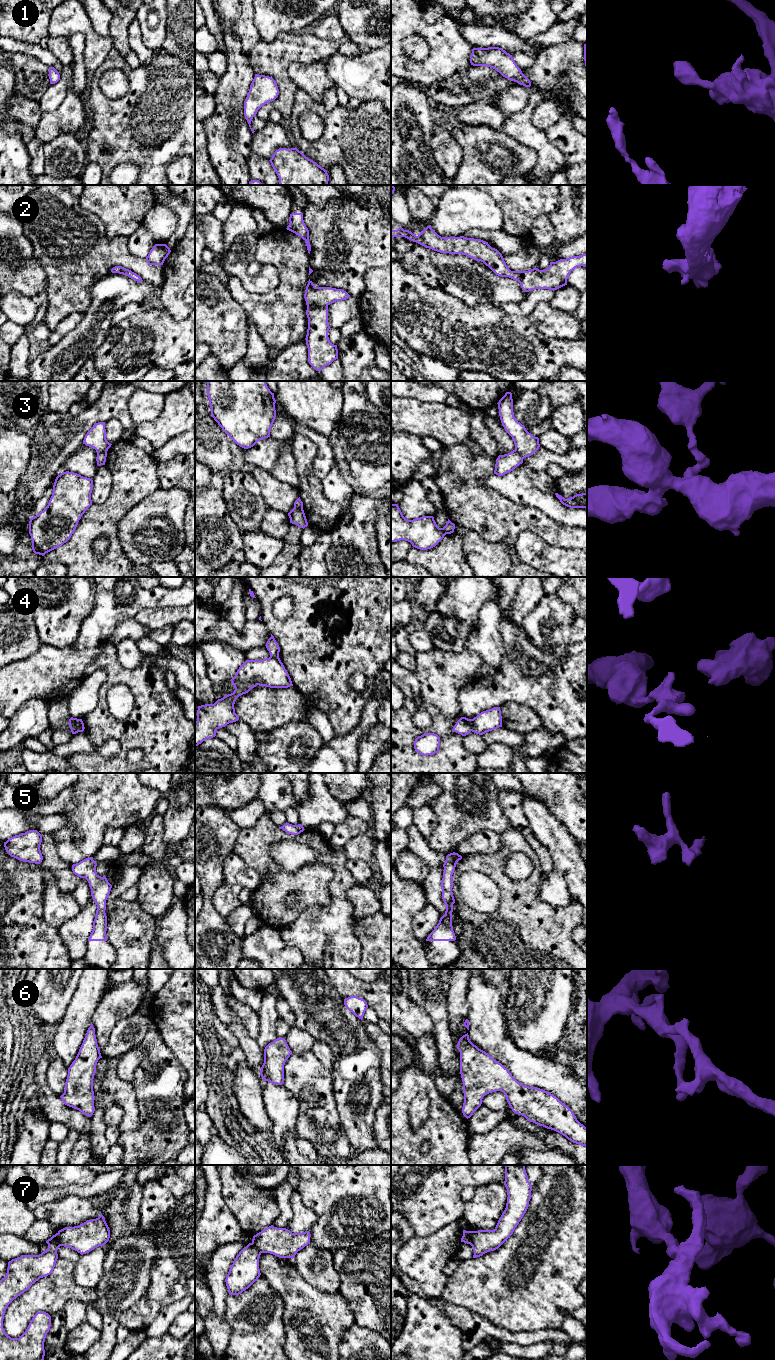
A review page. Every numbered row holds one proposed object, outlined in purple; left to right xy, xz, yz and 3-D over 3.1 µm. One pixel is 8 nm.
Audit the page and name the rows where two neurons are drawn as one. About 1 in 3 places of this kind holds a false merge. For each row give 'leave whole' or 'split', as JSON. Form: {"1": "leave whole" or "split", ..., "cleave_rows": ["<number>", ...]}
{"1": "leave whole", "2": "leave whole", "3": "split", "4": "split", "5": "leave whole", "6": "leave whole", "7": "split", "cleave_rows": ["3", "4", "7"]}

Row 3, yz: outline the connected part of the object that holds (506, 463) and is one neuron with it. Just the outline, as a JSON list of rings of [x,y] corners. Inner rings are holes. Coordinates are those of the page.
[[[515,449],[508,454],[499,455],[496,459],[494,474],[503,476],[513,471],[517,466],[523,463],[523,457]]]

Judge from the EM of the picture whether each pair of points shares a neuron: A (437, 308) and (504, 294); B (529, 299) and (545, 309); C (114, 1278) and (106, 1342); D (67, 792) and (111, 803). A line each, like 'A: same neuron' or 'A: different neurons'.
A: different neurons
B: different neurons
C: same neuron
D: different neurons

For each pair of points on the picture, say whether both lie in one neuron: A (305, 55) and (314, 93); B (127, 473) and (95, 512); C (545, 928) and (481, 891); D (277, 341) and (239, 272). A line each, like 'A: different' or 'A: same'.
A: different
B: same
C: different
D: different

